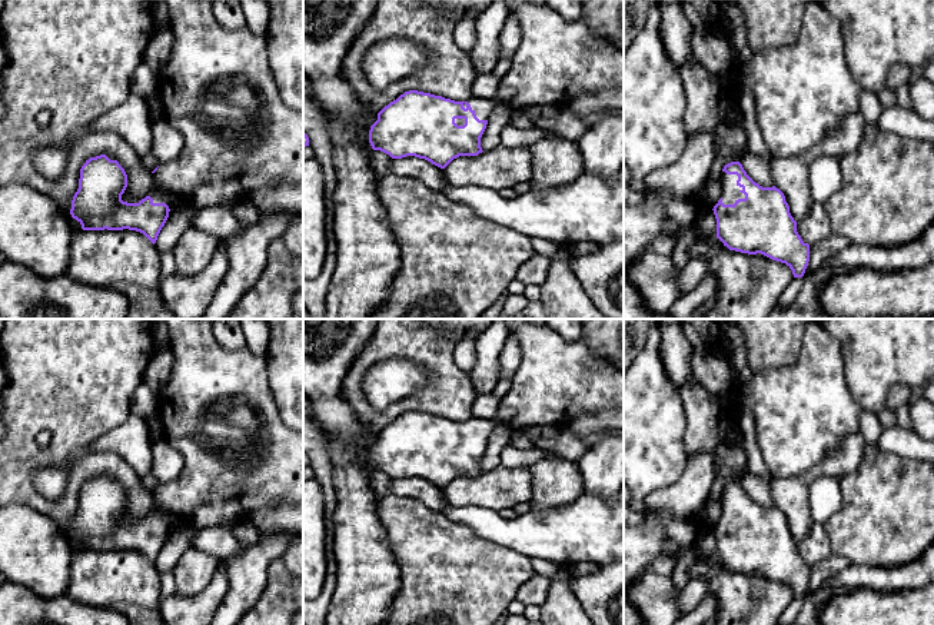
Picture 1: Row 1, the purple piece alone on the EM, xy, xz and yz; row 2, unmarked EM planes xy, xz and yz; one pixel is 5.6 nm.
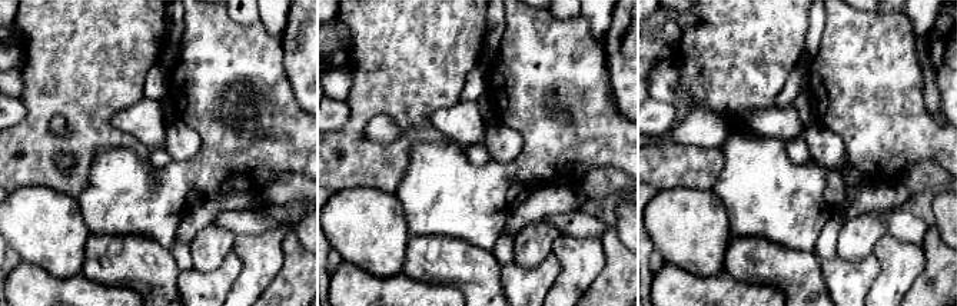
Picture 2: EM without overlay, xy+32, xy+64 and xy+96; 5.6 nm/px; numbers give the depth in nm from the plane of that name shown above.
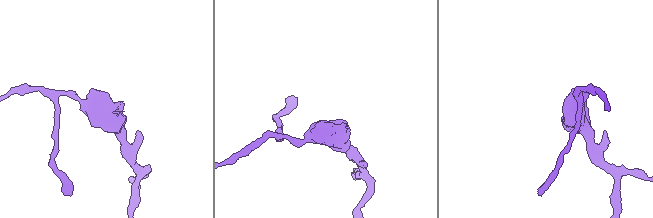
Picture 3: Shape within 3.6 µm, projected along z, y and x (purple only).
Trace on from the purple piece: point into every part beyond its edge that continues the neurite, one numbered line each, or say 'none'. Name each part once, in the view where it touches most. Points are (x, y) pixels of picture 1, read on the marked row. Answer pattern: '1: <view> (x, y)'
1: yz (731, 192)

